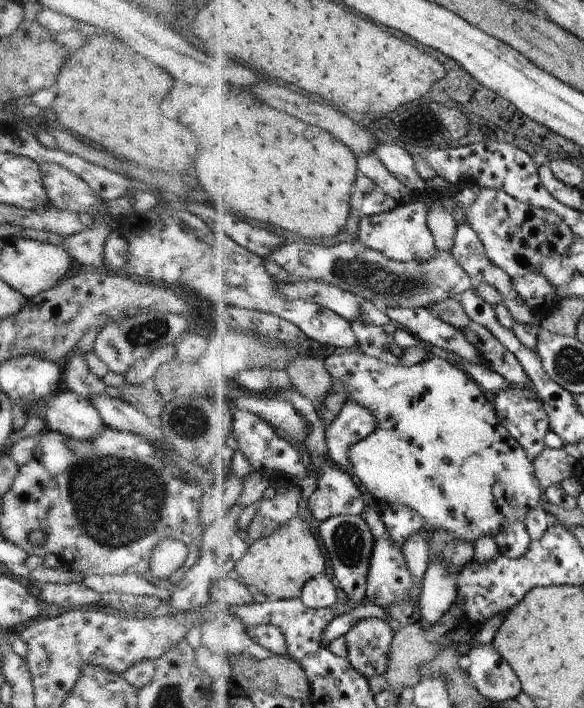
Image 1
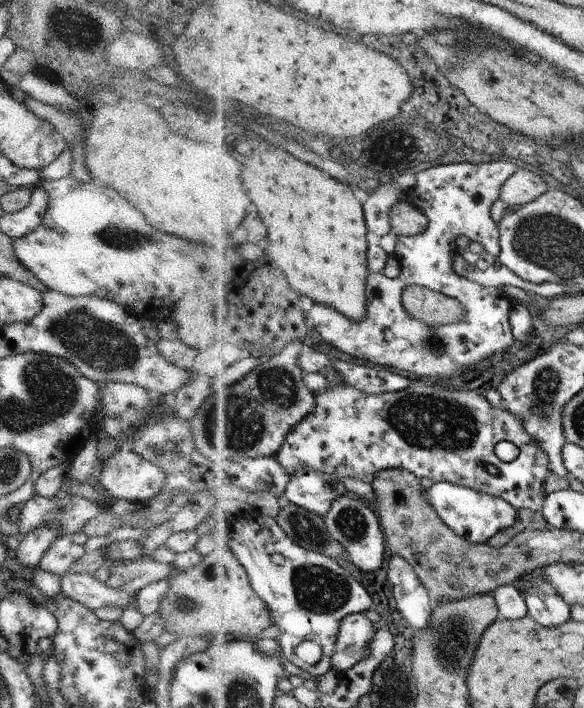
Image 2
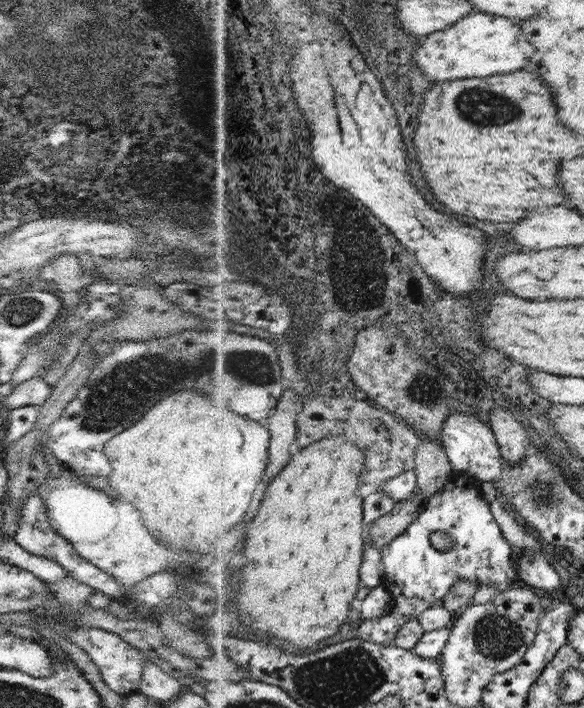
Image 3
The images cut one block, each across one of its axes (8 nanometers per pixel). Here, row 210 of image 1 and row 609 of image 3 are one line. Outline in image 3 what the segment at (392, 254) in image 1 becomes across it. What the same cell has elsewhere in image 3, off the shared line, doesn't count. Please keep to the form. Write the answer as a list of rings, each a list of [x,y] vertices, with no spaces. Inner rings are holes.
[[[452,471],[452,480],[438,493],[438,495],[429,498],[420,518],[404,533],[398,536],[395,541],[383,548],[385,581],[383,585],[394,597],[394,606],[391,611],[378,618],[362,618],[360,626],[360,637],[382,646],[397,646],[397,638],[404,625],[409,620],[420,620],[421,614],[424,614],[435,604],[442,602],[446,594],[456,586],[460,580],[475,582],[477,585],[484,584],[498,587],[500,593],[510,589],[516,576],[519,576],[517,568],[518,551],[510,544],[502,534],[502,528],[498,526],[494,515],[491,514],[490,506],[484,499],[484,494],[480,490],[480,478],[466,476],[459,472]],[[442,530],[449,533],[454,538],[454,547],[451,550],[438,550],[432,544],[432,534]]]

